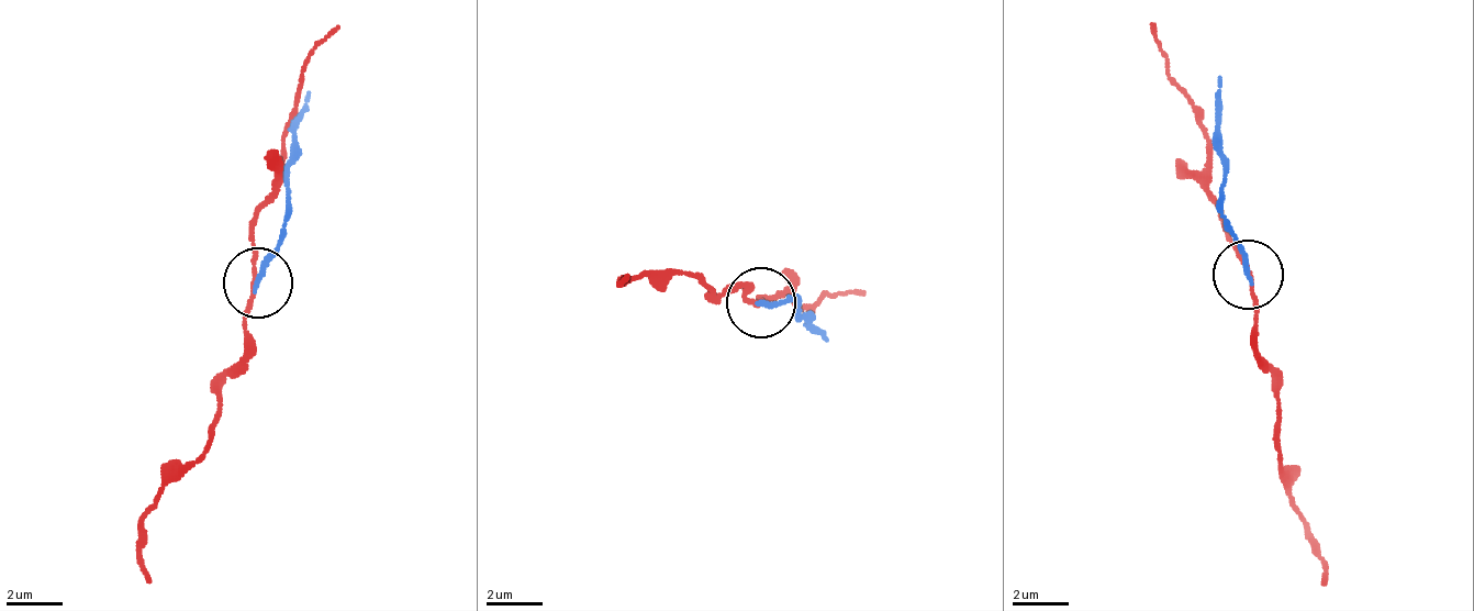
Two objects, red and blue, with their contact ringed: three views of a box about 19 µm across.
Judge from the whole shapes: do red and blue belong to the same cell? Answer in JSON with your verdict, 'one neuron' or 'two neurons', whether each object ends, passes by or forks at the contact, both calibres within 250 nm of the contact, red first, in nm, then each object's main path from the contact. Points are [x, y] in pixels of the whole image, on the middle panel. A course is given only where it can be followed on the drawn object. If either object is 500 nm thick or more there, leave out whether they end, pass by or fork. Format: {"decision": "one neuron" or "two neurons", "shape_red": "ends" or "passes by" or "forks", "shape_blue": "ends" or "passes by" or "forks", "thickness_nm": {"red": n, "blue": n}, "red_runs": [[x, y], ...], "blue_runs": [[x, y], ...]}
{"decision": "two neurons", "shape_red": "passes by", "shape_blue": "ends", "thickness_nm": {"red": 130, "blue": 190}, "red_runs": [[759, 304], [739, 280], [710, 298], [706, 282], [654, 267], [624, 284], [627, 278]], "blue_runs": [[759, 304], [797, 296], [802, 320], [828, 339]]}

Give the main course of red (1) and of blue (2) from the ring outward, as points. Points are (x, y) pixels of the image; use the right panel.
1: (1250, 274), (1250, 351), (1281, 386), (1284, 495), (1314, 535), (1327, 586)
2: (1250, 274), (1219, 210), (1226, 156), (1218, 77)

